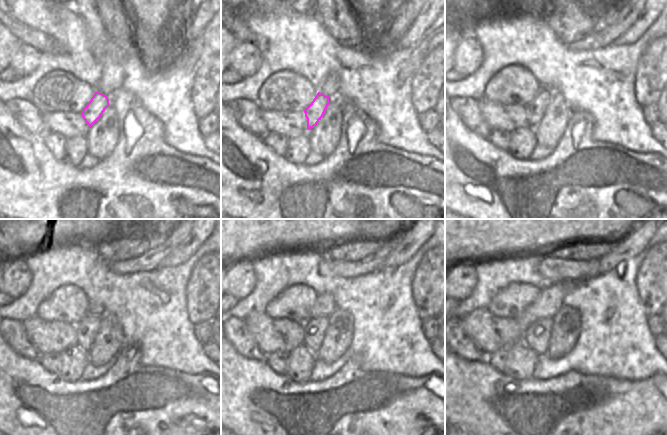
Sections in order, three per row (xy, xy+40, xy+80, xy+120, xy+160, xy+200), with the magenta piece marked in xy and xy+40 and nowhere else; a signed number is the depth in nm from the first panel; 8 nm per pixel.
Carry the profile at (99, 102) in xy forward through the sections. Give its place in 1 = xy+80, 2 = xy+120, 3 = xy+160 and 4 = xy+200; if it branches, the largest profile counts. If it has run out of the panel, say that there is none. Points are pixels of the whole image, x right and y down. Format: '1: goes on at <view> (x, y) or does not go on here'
1: goes on at xy+80 (536, 108)
2: goes on at xy+120 (87, 329)
3: goes on at xy+160 (314, 329)
4: goes on at xy+200 (536, 336)

